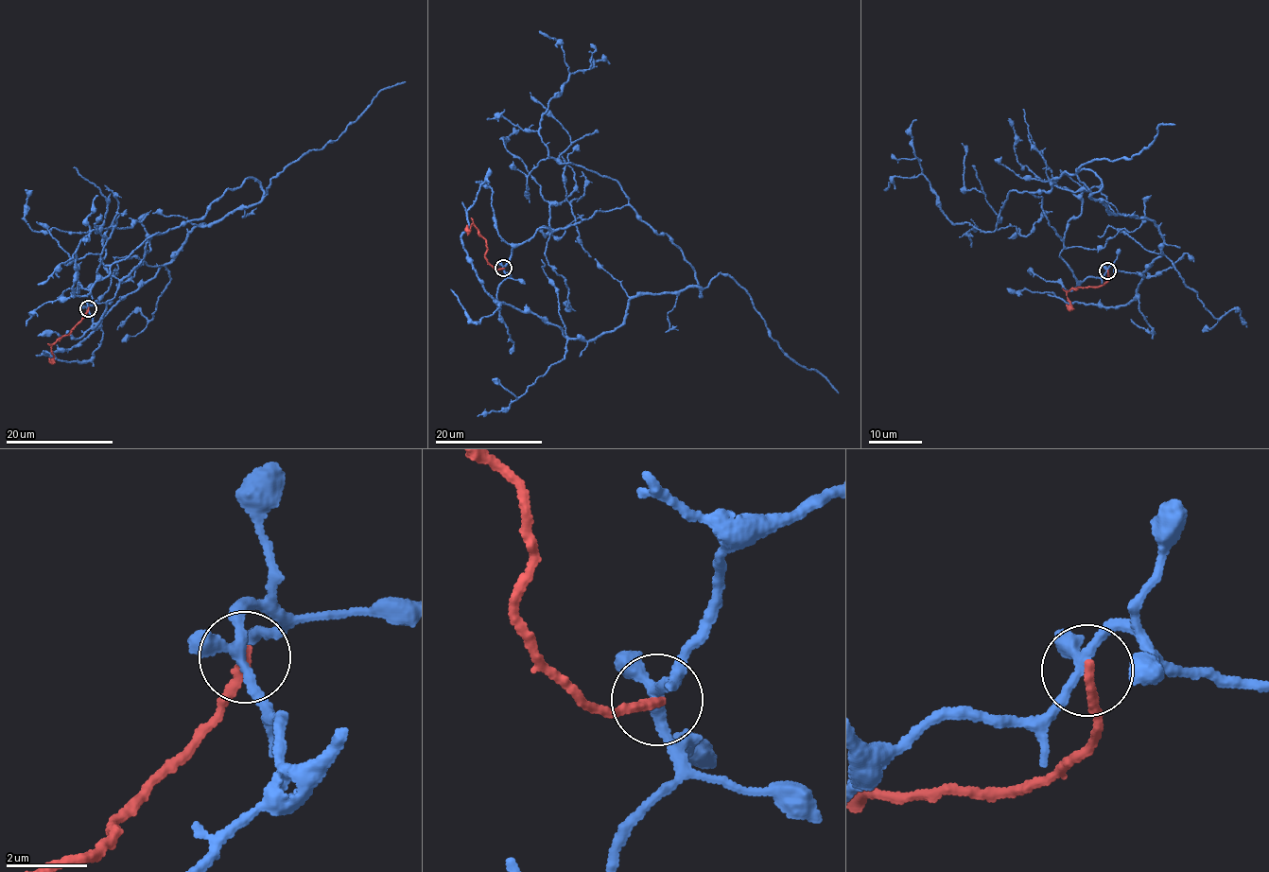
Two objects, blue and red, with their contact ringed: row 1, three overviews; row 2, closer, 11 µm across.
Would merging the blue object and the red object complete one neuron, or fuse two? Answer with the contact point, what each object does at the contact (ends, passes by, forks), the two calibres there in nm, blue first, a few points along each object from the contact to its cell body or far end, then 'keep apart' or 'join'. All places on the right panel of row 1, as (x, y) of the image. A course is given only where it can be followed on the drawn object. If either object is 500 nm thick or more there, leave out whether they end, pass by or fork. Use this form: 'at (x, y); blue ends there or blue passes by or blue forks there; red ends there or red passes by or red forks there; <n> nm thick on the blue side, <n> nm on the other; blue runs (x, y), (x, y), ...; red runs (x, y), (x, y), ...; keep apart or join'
at (1107, 270); blue forks there; red ends there; 240 nm thick on the blue side, 240 nm on the other; blue runs (1107, 270), (1078, 280), (1031, 194), (1064, 172), (1163, 252), (1111, 308), (1006, 287); red runs (1107, 270), (1108, 279), (1103, 285), (1080, 287), (1067, 293), (1070, 311); keep apart

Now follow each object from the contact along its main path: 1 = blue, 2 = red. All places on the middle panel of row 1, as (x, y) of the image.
1: (504, 268), (540, 228), (629, 205), (702, 295), (639, 293), (583, 341), (501, 304), (461, 238), (489, 167)
2: (504, 268), (497, 269), (487, 262), (486, 239), (472, 223), (470, 232), (466, 231)

